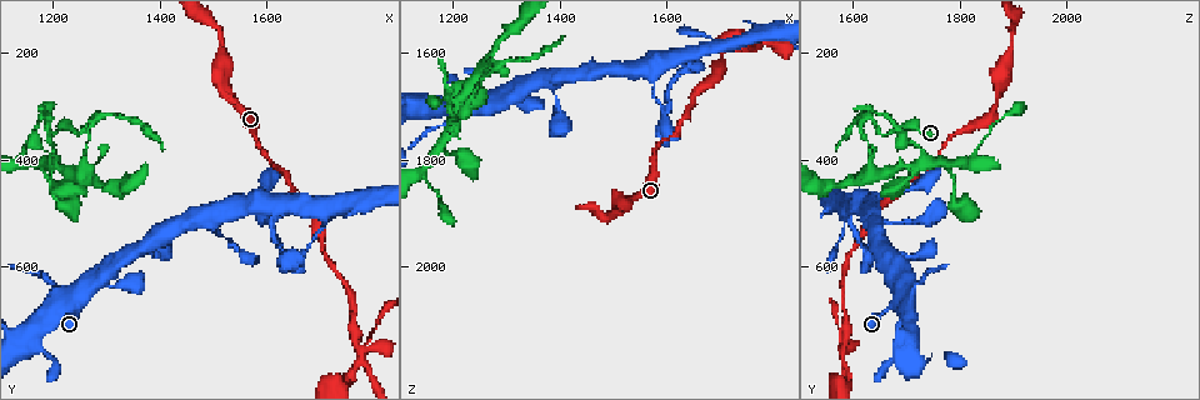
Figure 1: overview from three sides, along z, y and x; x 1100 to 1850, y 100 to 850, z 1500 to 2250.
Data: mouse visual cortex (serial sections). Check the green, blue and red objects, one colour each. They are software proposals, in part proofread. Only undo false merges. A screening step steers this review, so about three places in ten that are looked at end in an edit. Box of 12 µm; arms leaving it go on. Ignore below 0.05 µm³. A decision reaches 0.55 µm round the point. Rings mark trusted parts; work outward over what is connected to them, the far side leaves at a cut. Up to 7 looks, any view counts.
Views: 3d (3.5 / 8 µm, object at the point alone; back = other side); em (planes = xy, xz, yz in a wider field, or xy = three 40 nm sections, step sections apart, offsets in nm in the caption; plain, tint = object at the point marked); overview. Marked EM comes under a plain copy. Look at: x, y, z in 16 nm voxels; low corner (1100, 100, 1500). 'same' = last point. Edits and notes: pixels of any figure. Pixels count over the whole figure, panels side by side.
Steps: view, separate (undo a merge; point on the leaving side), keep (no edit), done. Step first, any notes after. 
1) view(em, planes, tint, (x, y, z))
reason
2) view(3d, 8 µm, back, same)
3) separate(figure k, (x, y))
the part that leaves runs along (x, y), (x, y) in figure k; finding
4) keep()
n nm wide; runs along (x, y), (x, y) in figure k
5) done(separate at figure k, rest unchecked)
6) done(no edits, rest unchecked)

view(3d, 3.5 µm, (1645, 485, 1600))
abrupt turn

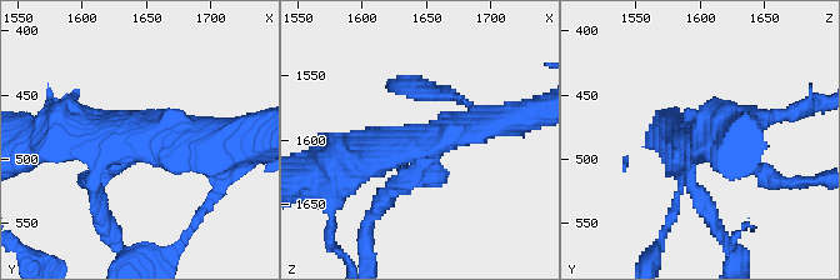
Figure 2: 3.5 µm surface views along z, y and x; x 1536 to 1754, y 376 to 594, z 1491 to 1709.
view(em, xy, step 1, tint, (1648, 484, 1600))
3 arms; arms of 200, 400, 400 nm; need the tissue

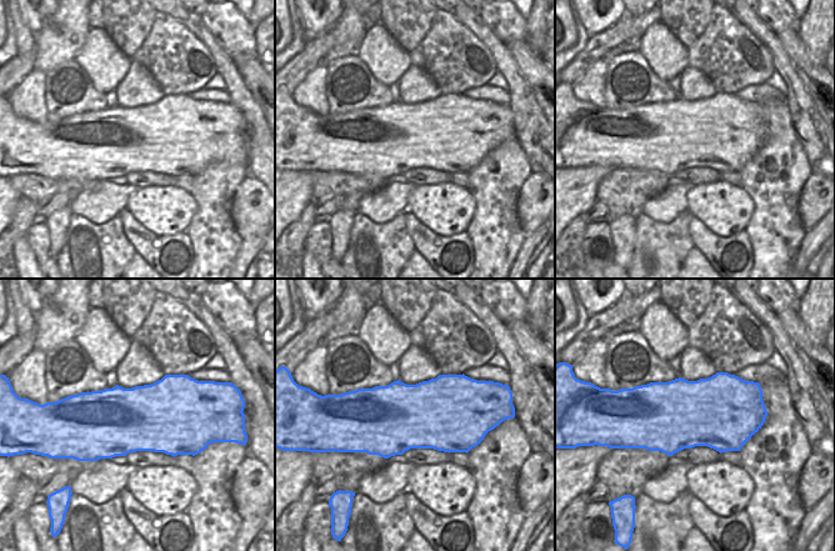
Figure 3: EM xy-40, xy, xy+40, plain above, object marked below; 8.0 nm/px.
keep()
600 nm wide; runs along (343, 158), (504, 119) in figure 2; one cell here

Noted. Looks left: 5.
view(3d, 8 µm, (1275, 320, 1625))
three arms meet

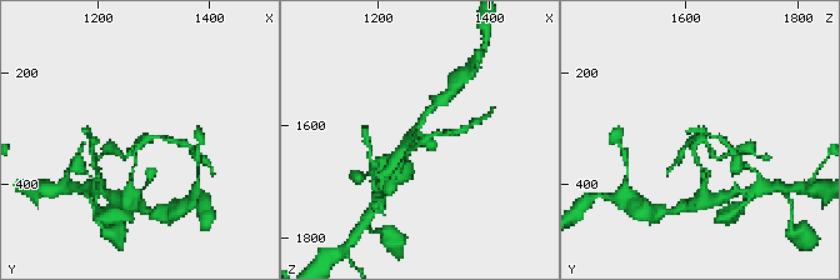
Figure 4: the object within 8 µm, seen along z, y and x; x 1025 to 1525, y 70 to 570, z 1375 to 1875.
view(3d, 3.5 µm, back, (1270, 325, 1635))

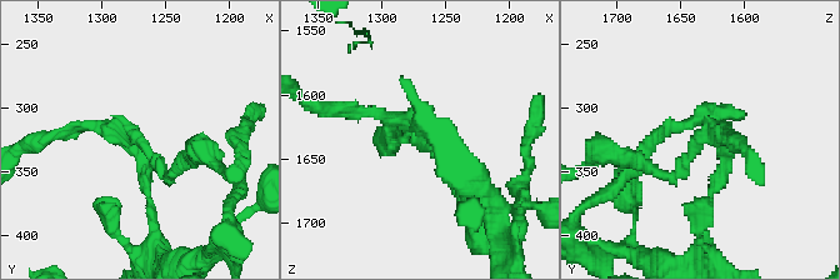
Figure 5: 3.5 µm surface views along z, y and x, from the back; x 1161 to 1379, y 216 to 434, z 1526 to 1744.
view(em, xy, step 3, tint, (1274, 322, 1630))
shape alone is not enough

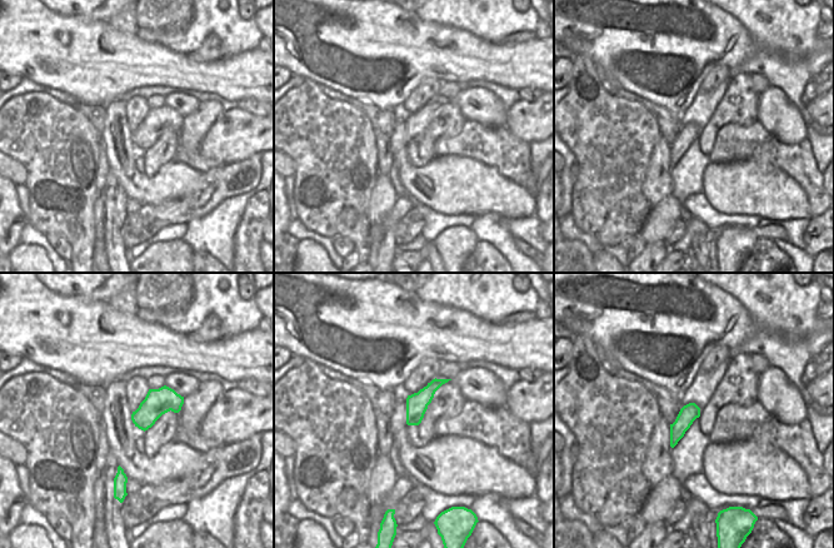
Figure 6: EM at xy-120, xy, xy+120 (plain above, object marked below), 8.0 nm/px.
separate(figure 5, (714, 189))
180 nm wide; the part that leaves runs along (724, 149), (704, 253) in figure 5; a second cell is stuck on

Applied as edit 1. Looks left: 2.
done(separate at figure 5, rest unchecked)

